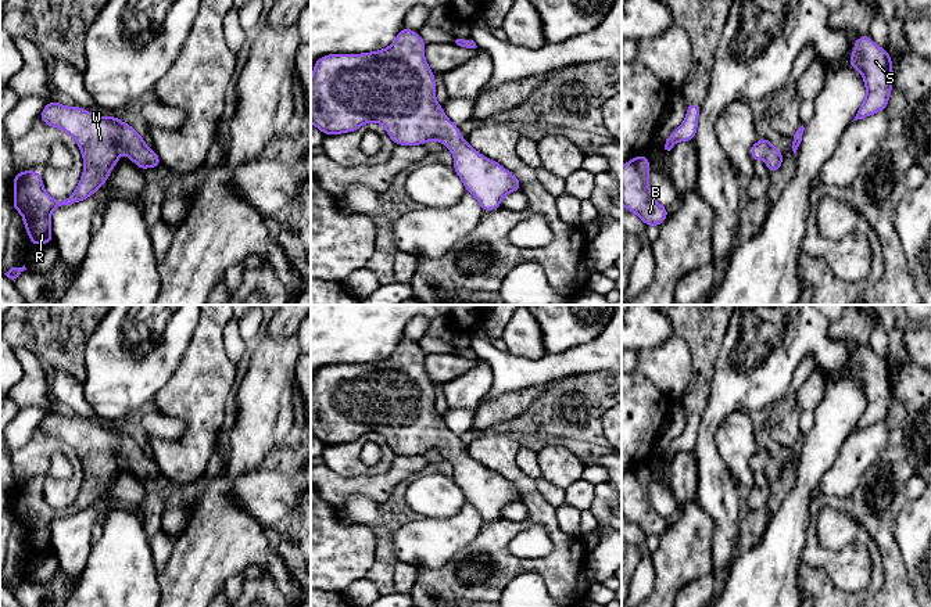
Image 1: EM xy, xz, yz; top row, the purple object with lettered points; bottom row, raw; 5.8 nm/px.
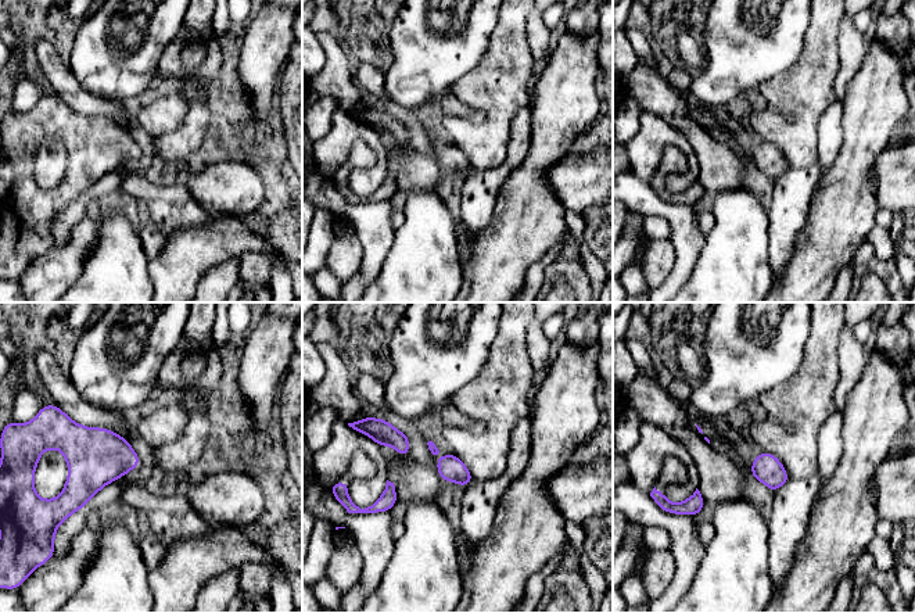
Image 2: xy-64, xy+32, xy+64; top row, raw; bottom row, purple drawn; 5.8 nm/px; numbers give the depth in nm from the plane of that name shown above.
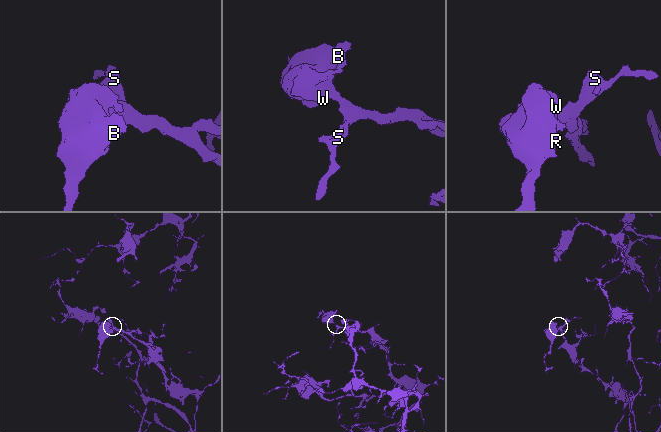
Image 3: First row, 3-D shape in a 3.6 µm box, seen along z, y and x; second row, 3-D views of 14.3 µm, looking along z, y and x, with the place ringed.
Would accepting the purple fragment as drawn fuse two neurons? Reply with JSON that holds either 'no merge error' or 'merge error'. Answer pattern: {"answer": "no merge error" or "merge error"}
{"answer": "no merge error"}

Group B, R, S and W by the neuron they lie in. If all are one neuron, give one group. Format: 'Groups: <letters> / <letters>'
Groups: B R S W

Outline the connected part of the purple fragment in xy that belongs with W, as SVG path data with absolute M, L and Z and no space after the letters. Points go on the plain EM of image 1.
M53 410L46 414L39 428L47 437L61 439L75 449L79 461L82 463L85 478L75 502L61 513L53 509L44 500L43 485L36 484L33 480L17 482L17 485L11 489L11 492L15 493L15 510L10 513L12 514L14 521L18 521L24 528L24 538L31 549L31 558L37 554L54 554L51 547L51 522L61 516L72 516L80 513L100 500L105 491L110 488L110 482L114 480L115 474L122 470L119 467L121 460L128 464L126 470L133 471L140 481L147 478L157 478L162 474L157 463L146 456L144 449L133 439L133 437L123 434L114 425L108 428L94 425L85 419L65 417Z

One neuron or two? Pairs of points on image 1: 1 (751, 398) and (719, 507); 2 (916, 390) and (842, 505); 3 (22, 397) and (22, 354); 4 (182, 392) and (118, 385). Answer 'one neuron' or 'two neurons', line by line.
1: one neuron
2: one neuron
3: one neuron
4: two neurons

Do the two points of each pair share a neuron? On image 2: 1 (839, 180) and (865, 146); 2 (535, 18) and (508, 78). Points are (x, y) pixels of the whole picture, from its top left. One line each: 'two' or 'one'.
1: one
2: two

